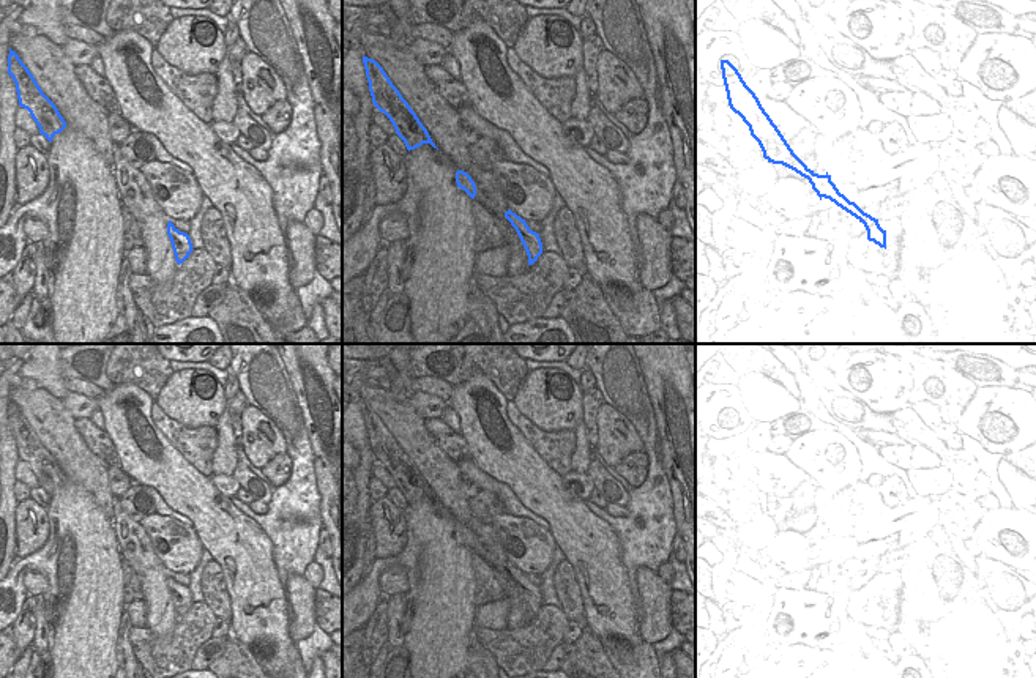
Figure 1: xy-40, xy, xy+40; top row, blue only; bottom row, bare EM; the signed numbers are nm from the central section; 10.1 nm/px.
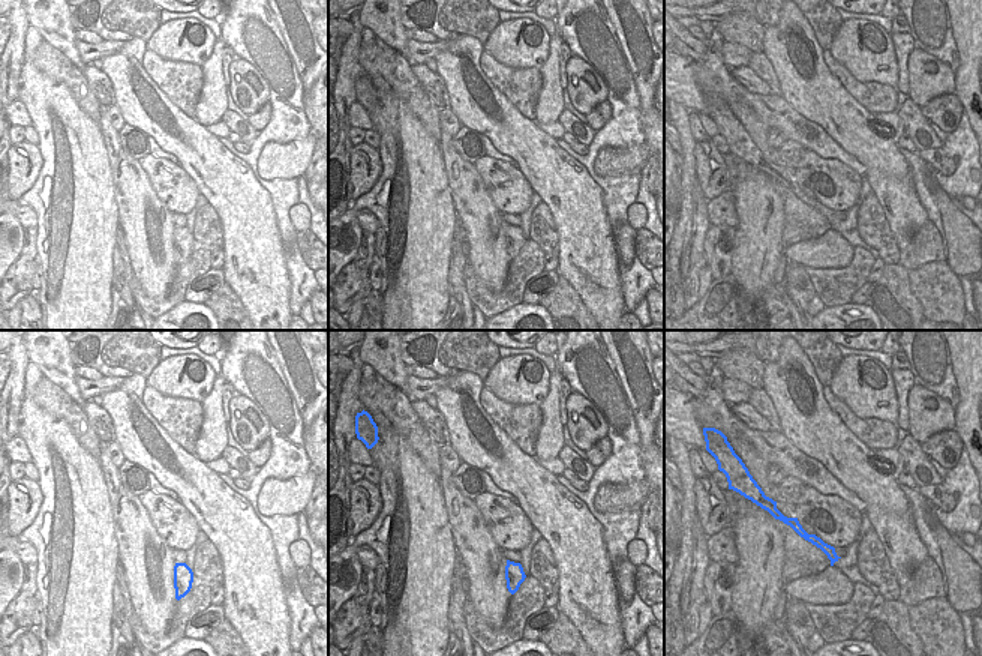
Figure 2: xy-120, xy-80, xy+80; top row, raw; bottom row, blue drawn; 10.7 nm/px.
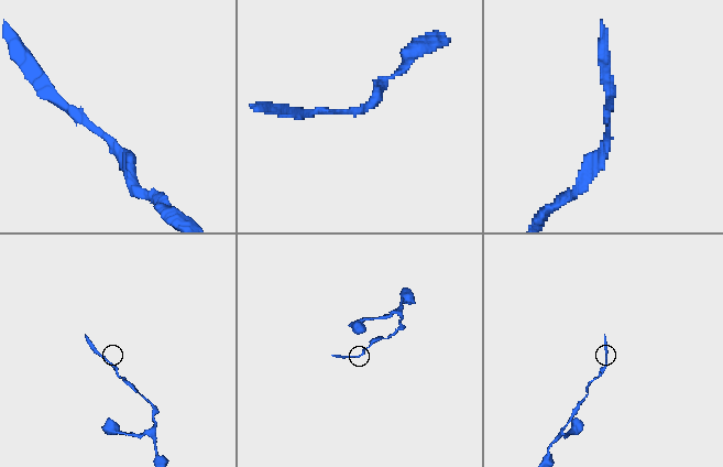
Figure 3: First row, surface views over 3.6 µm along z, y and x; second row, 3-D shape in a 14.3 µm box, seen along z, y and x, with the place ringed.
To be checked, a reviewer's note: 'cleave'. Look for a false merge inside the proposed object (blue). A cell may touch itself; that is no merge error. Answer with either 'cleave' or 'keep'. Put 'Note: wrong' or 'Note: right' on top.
Note: wrong
keep

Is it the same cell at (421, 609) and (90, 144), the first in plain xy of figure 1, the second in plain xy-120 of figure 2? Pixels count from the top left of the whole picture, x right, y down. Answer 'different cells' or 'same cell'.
same cell

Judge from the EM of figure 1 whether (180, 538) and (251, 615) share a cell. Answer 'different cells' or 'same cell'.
different cells

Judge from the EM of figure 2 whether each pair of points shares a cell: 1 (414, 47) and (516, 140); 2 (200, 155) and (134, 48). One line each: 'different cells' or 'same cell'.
1: different cells
2: same cell

